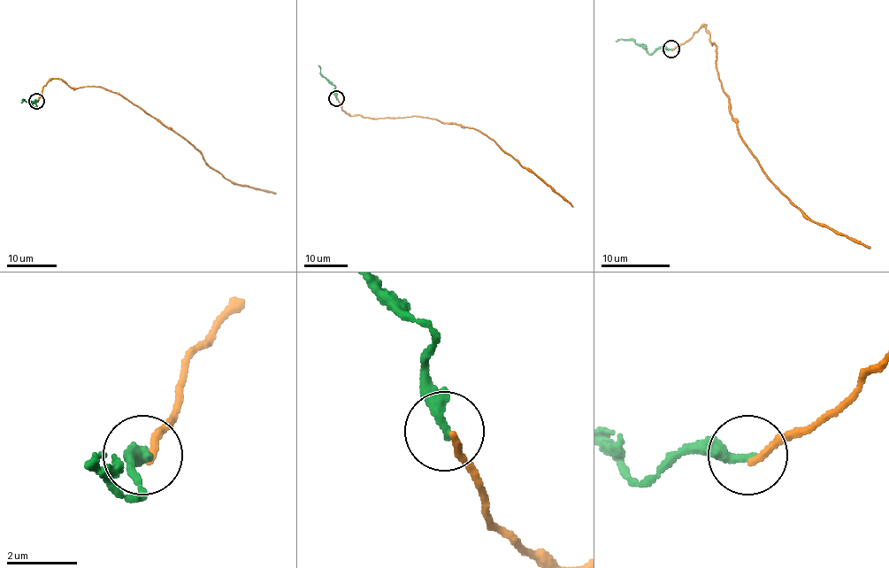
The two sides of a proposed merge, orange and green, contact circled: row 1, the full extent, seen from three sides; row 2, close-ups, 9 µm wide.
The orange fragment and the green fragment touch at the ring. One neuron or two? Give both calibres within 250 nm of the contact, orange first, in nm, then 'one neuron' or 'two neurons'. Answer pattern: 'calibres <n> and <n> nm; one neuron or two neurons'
calibres 180 and 320 nm; two neurons

